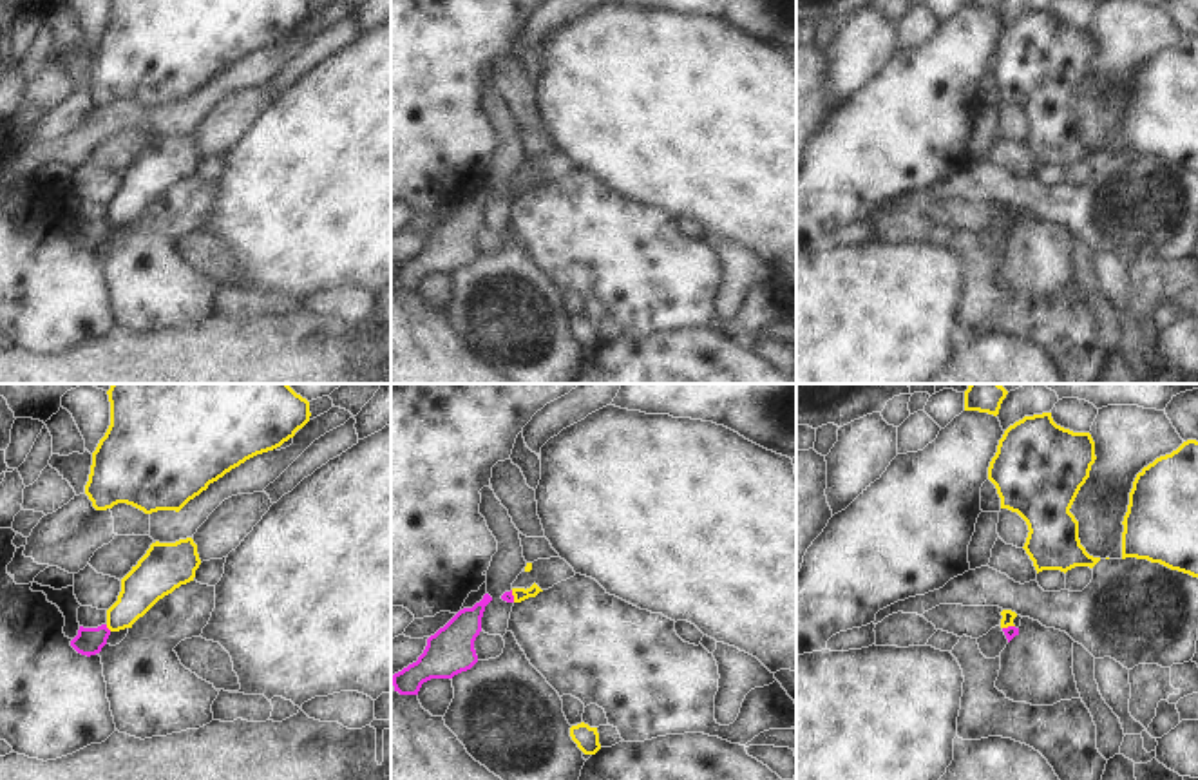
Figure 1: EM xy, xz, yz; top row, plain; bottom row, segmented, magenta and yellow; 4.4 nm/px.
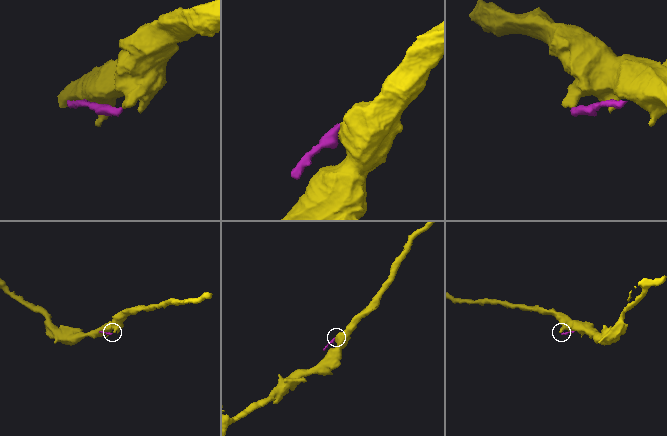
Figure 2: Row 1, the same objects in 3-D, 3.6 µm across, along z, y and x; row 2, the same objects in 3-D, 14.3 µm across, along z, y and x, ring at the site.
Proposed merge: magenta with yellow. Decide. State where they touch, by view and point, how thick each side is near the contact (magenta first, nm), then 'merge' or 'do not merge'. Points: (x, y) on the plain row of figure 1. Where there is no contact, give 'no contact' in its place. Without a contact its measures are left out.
xy (107, 223) | 130/180 nm | do not merge

